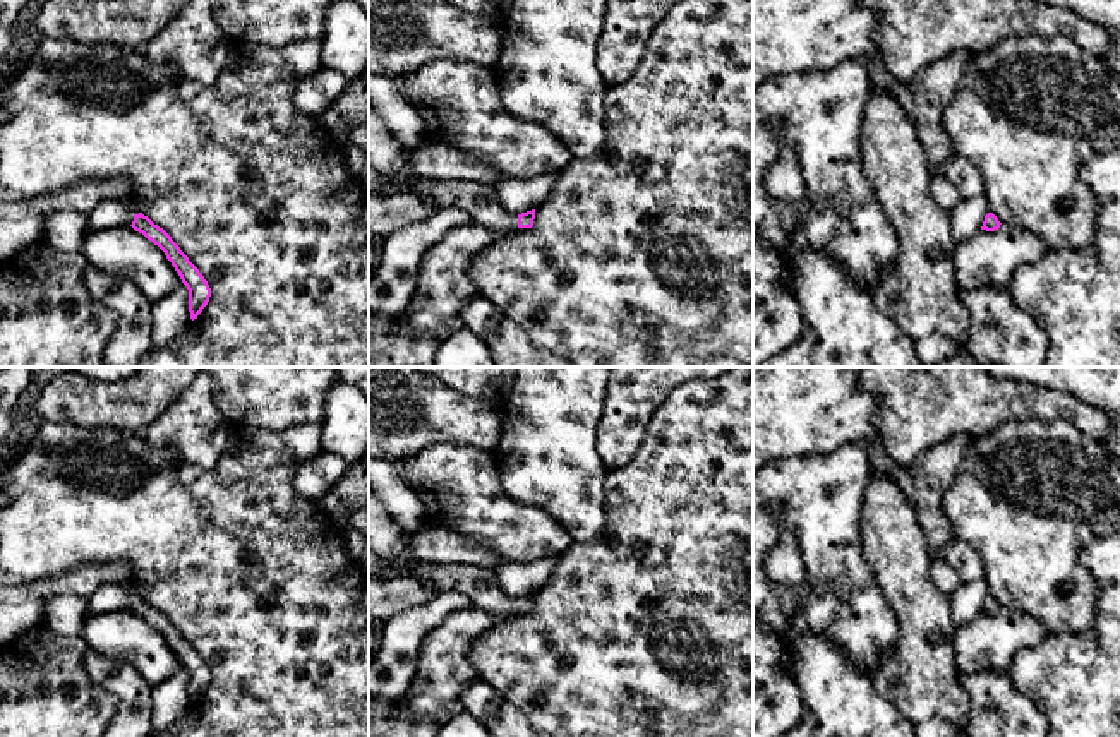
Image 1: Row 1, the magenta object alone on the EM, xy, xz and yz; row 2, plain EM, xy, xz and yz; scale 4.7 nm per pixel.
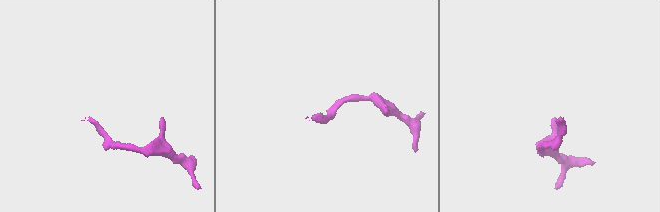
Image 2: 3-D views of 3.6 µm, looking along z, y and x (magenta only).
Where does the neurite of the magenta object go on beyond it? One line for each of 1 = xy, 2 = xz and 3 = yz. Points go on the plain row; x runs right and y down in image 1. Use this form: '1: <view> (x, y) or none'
1: xy (108, 597)
2: xz (479, 585)
3: none

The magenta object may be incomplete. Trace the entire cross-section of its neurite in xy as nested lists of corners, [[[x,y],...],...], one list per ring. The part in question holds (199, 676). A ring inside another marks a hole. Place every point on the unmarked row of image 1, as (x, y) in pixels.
[[[103,584],[86,600],[86,614],[103,614],[118,608],[130,608],[135,615],[142,617],[165,636],[166,643],[172,646],[182,667],[189,674],[190,703],[197,703],[209,686],[211,672],[199,653],[163,612],[154,608],[142,596],[132,598],[125,591],[123,584]]]

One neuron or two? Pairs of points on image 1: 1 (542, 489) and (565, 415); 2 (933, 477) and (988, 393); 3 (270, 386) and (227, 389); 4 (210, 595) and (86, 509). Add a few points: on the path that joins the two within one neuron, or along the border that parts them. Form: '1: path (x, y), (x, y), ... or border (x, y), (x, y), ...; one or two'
1: path (542, 470), (549, 434); one
2: border (975, 439), (949, 437), (921, 453); two
3: path (259, 386), (237, 389); one
4: path (179, 564), (124, 509), (117, 509); one

